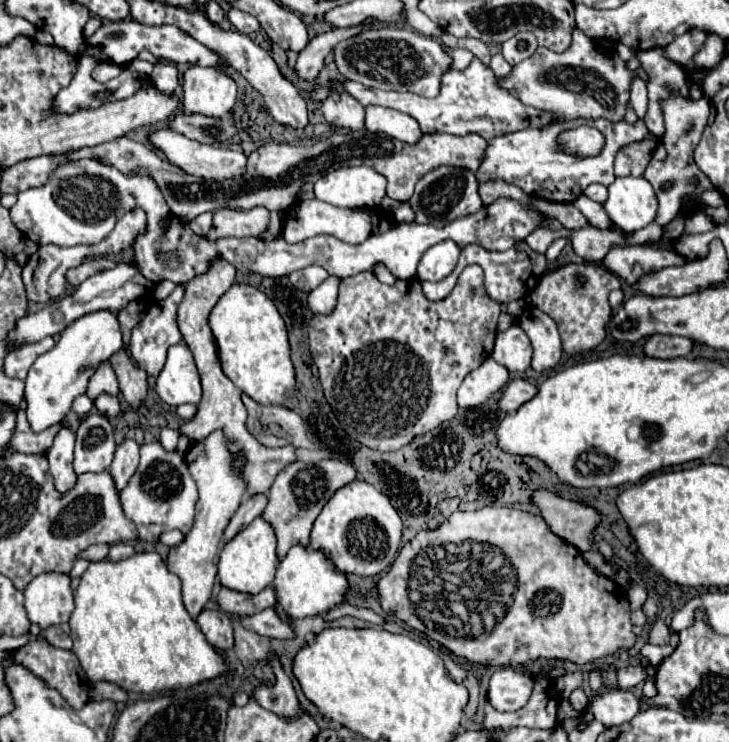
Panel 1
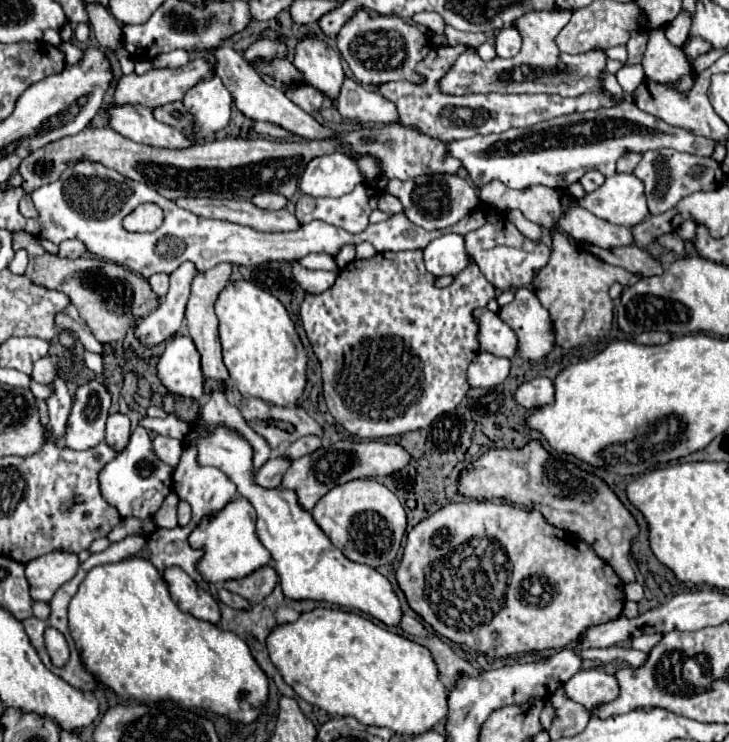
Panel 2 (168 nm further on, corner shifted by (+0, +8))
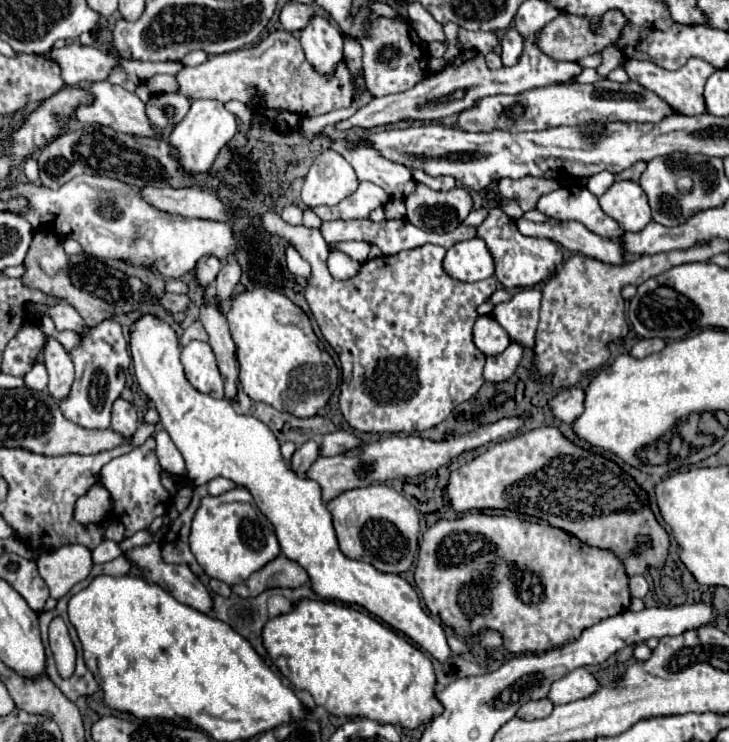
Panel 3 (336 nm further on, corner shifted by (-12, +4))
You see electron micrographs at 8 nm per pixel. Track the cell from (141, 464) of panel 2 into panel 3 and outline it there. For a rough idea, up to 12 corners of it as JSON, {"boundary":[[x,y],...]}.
{"boundary":[[156,441],[112,459],[100,481],[126,535],[148,529],[172,501]]}

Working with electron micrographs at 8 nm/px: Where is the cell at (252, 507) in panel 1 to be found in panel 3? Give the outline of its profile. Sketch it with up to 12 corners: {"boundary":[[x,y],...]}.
{"boundary":[[308,441],[290,459],[290,469],[304,477],[318,457],[318,443]]}

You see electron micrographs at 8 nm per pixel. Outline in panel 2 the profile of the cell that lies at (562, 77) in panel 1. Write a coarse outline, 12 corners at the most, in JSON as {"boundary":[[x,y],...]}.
{"boundary":[[570,11],[516,19],[522,49],[482,61],[474,47],[438,81],[446,95],[600,89],[606,55],[568,55]]}

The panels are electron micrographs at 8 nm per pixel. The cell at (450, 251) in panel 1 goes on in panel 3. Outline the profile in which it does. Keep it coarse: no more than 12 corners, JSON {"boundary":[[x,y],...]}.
{"boundary":[[480,237],[446,251],[444,271],[458,281],[494,275]]}

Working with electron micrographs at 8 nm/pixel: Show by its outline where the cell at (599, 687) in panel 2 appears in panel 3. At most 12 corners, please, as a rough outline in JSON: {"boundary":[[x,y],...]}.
{"boundary":[[586,669],[552,683],[554,705],[590,697],[600,683]]}

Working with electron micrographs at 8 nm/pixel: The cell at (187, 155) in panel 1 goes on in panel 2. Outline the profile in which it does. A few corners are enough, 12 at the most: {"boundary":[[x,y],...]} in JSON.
{"boundary":[[146,105],[106,107],[110,127],[154,147],[192,145]]}

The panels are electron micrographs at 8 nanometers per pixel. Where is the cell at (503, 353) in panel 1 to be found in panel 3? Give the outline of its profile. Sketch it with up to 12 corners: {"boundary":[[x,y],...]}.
{"boundary":[[490,315],[474,323],[474,343],[484,355],[502,353],[512,341]]}

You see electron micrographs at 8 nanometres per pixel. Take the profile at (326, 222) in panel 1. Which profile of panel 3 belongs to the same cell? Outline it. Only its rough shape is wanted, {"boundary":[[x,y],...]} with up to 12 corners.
{"boundary":[[362,181],[350,197],[314,209],[322,221],[368,219],[390,197]]}

